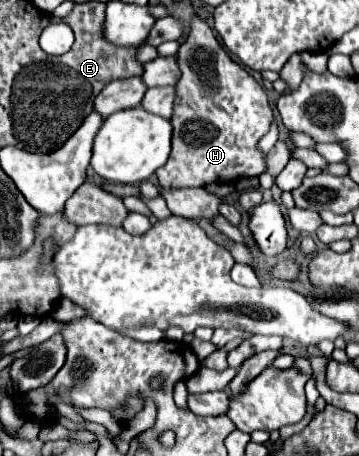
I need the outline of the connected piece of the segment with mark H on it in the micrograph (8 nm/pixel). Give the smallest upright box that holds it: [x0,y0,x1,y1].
[156,16,274,188]

